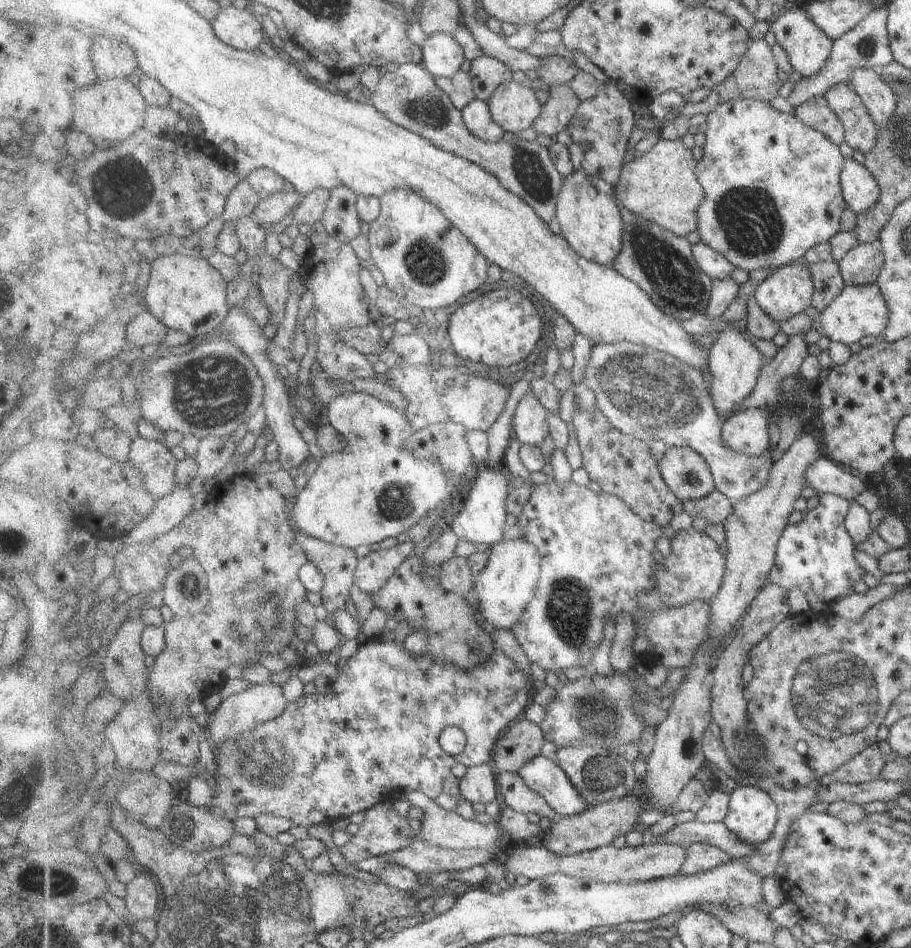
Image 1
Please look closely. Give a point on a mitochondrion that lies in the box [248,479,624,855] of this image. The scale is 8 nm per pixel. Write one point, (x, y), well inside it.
(570, 608)

